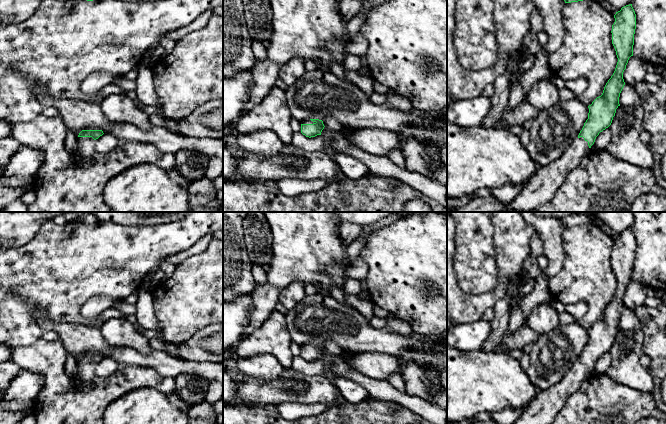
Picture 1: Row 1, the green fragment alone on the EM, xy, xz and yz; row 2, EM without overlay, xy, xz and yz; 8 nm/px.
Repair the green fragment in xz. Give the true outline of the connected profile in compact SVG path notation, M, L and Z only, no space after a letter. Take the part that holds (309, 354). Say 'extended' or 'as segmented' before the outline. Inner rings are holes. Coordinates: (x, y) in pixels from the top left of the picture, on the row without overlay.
extended | M308 343L301 346L301 357L309 362L315 361L317 359L321 359L324 351L322 344Z

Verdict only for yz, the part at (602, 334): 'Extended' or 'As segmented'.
Extended

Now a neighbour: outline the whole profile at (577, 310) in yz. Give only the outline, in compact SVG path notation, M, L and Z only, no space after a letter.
M585 301L565 305L565 311L568 312L576 321L579 321L584 317L587 309L588 304Z

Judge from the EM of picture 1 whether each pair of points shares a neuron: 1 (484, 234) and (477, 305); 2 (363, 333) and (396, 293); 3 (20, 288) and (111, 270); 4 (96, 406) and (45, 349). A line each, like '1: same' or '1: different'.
1: different
2: different
3: same
4: same

